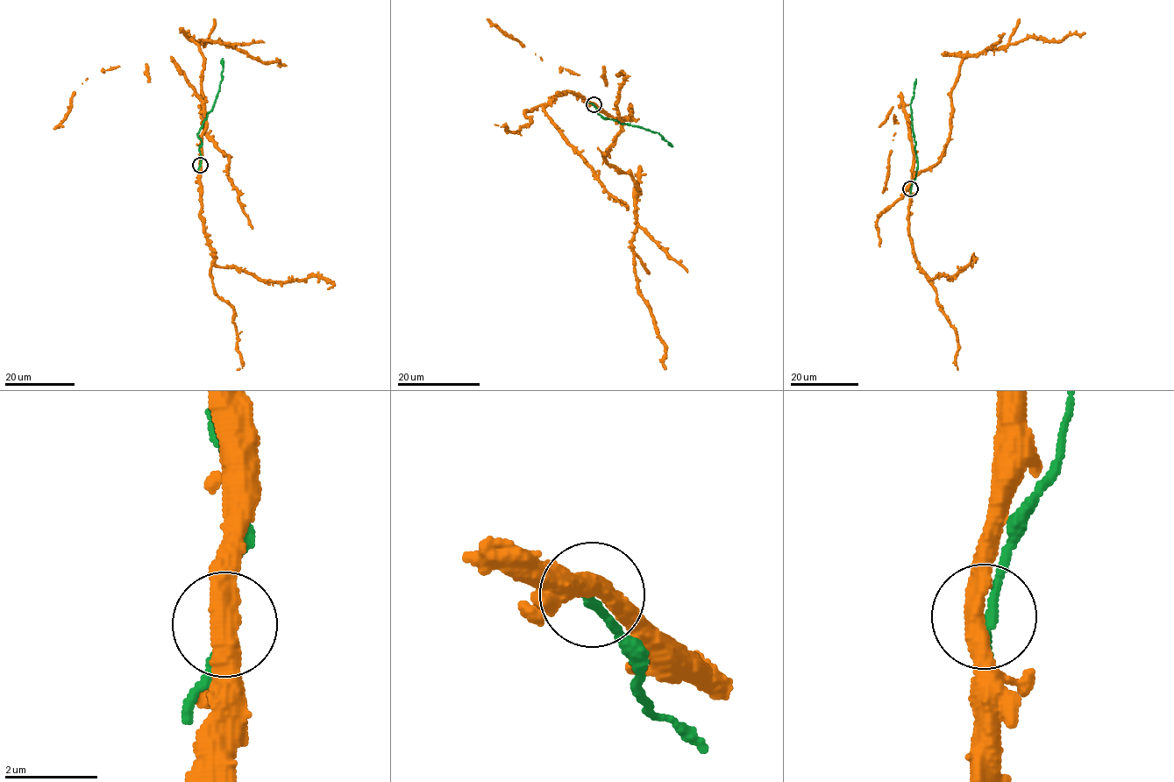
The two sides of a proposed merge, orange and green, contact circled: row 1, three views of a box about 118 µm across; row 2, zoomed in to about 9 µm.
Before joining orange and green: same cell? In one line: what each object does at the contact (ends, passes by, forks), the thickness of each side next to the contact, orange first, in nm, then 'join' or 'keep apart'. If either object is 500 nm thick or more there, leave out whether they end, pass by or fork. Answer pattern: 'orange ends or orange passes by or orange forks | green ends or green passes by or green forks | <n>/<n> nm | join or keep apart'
orange passes by | green passes by | 440/170 nm | keep apart

